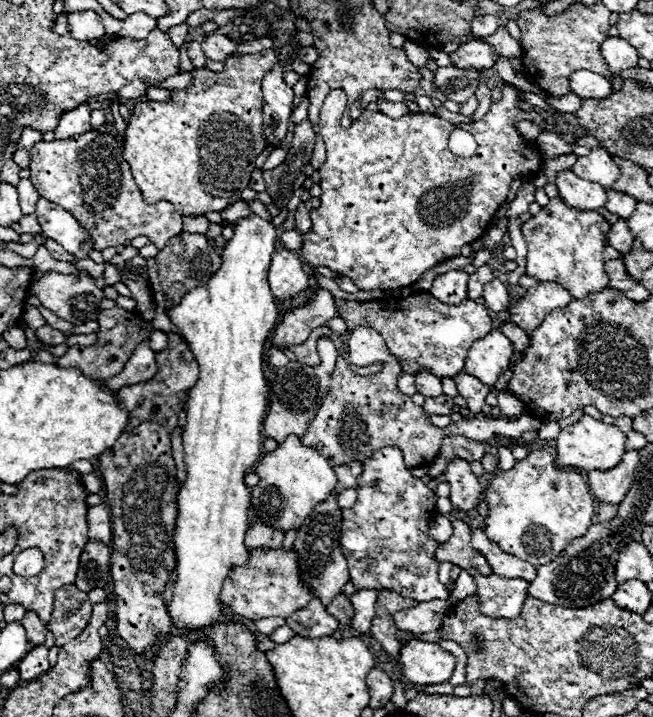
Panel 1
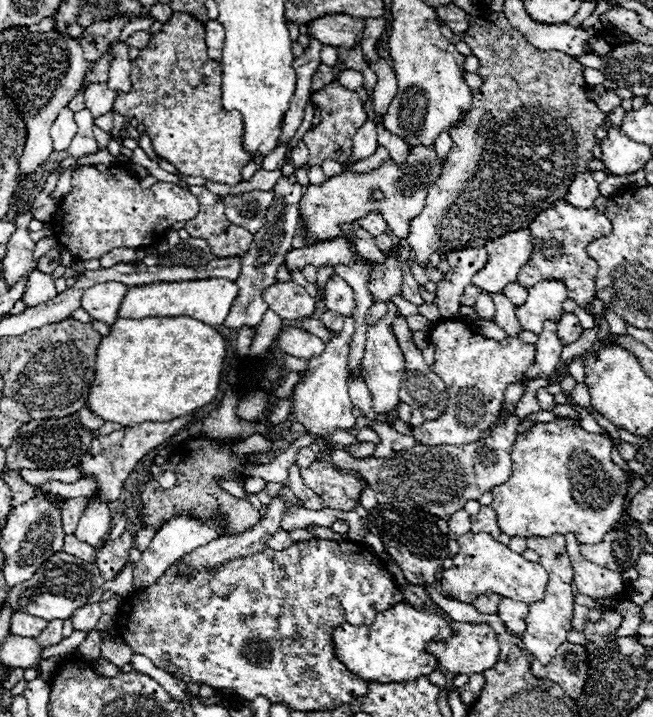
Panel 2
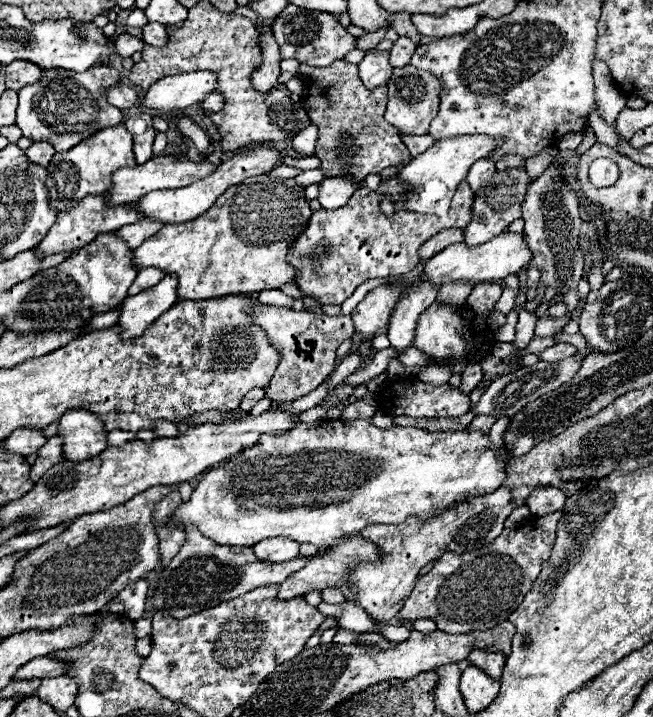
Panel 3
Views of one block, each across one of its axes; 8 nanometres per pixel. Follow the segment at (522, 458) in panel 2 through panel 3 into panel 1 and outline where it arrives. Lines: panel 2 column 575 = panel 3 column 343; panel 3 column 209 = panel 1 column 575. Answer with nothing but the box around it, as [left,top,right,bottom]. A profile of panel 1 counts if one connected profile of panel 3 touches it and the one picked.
[484,450,594,566]

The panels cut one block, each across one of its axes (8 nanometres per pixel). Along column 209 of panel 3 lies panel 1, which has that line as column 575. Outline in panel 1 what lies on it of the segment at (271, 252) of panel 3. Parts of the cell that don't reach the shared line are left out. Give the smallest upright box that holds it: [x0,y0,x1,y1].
[522,198,620,298]

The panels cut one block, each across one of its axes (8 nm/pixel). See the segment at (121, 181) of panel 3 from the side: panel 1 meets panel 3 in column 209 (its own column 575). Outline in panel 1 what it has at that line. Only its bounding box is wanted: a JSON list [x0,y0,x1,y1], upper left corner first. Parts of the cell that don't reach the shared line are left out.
[570,148,620,188]

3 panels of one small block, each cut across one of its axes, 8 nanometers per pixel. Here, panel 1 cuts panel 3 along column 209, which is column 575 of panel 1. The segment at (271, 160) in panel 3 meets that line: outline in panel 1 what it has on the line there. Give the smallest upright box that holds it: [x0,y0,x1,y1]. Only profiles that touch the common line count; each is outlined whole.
[556,170,606,210]

